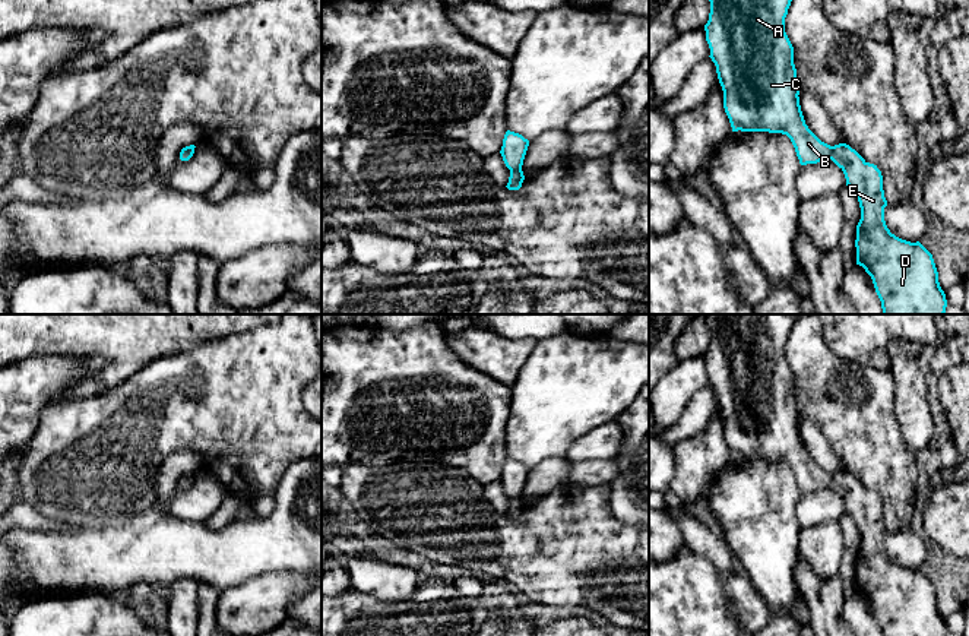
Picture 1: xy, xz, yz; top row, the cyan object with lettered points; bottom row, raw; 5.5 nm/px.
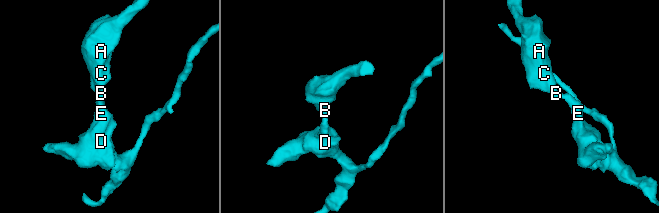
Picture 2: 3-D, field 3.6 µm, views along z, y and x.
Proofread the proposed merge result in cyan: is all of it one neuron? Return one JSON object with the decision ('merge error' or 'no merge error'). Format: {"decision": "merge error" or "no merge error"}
{"decision": "no merge error"}

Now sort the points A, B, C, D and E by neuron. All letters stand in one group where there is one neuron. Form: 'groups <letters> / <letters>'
groups A B C D E

